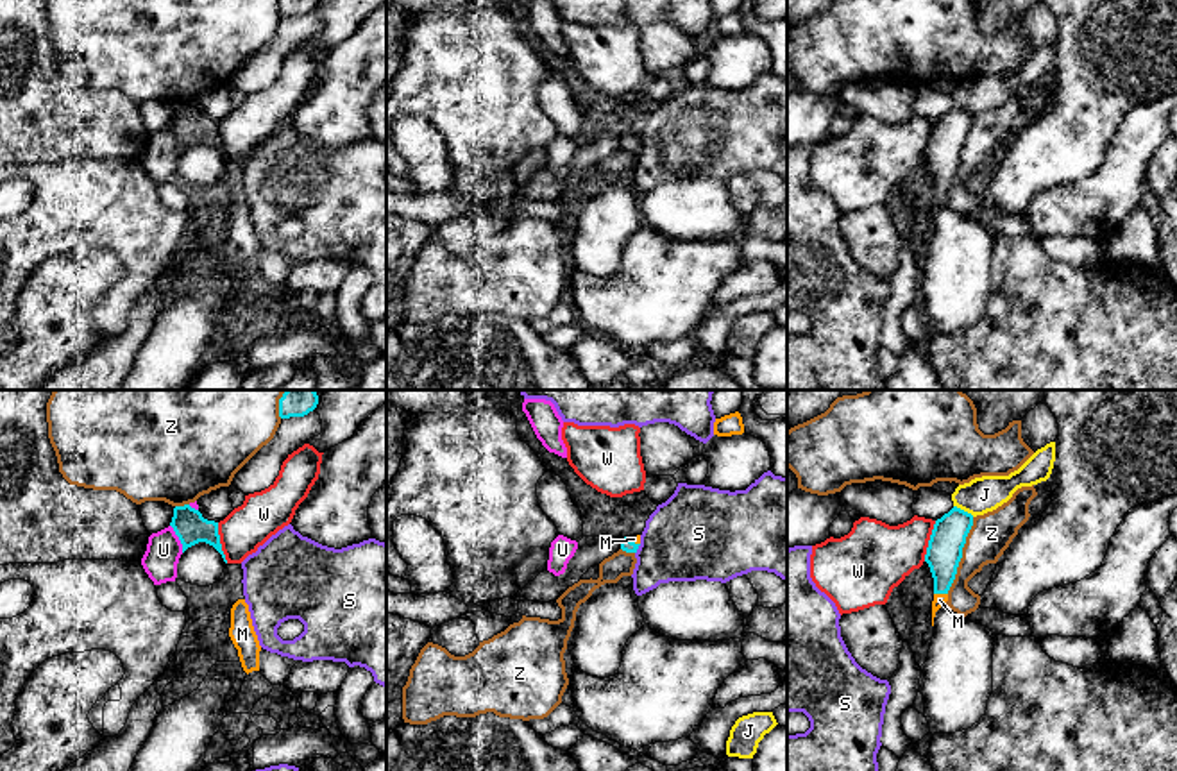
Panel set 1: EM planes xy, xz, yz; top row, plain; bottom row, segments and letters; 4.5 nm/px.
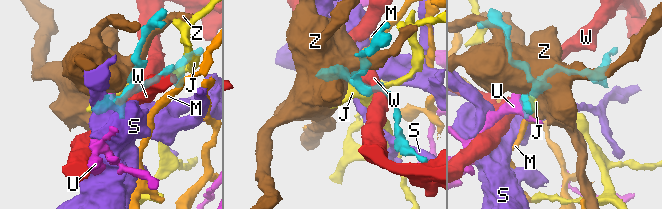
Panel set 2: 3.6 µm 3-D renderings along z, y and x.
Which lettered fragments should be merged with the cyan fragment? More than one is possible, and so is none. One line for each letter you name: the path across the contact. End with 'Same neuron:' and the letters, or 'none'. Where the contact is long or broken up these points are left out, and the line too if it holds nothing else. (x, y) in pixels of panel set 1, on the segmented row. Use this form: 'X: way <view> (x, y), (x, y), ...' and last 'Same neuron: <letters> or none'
M: way yz (945, 548), (941, 593), (939, 600)
Same neuron: M

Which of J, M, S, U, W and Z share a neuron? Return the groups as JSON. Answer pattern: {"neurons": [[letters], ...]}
{"neurons": [["J"], ["M"], ["S"], ["U"], ["W"], ["Z"]]}

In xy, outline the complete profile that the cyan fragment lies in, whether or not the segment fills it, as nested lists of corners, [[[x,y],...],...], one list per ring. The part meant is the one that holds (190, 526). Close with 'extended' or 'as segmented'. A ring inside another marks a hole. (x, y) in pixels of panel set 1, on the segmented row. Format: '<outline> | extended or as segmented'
[[[184,504],[174,508],[170,526],[174,528],[175,535],[182,544],[182,553],[199,542],[206,542],[213,546],[227,563],[220,544],[218,522],[204,519],[199,510]]] | as segmented

